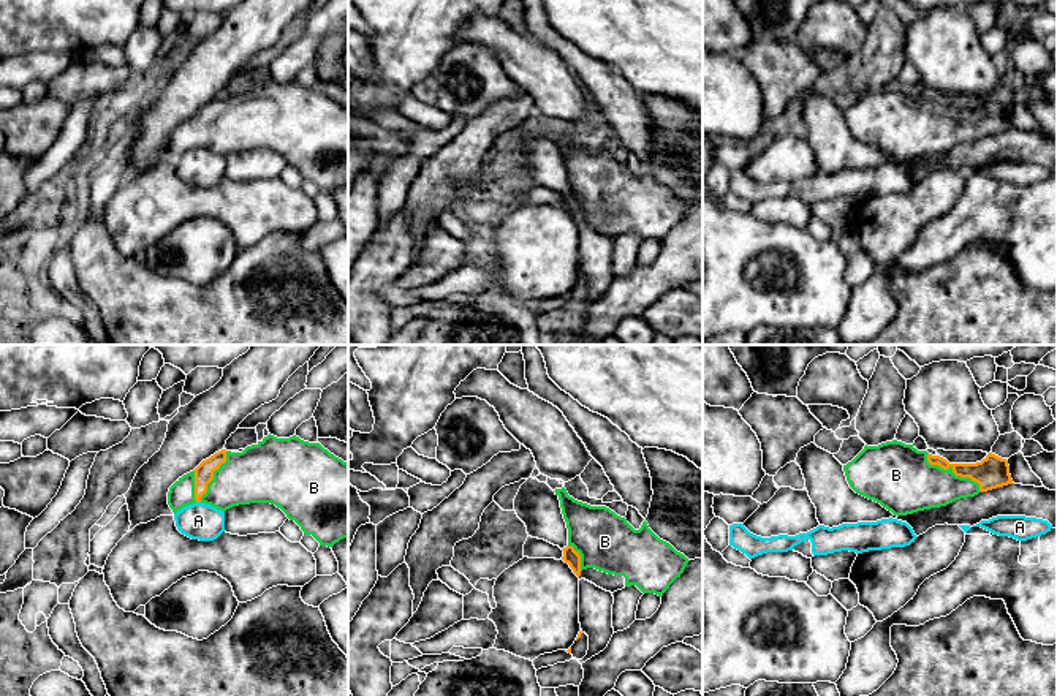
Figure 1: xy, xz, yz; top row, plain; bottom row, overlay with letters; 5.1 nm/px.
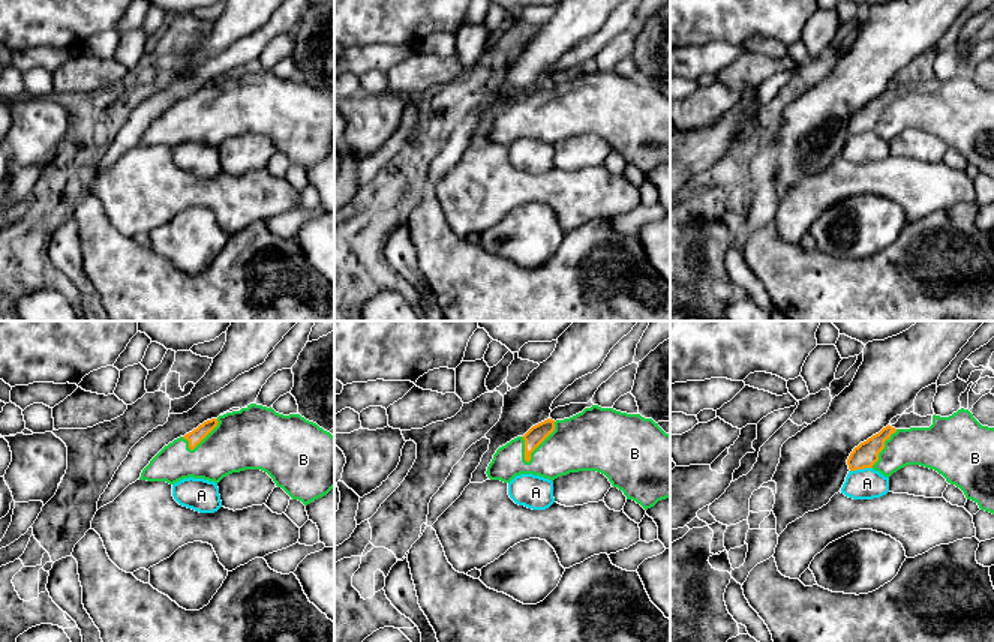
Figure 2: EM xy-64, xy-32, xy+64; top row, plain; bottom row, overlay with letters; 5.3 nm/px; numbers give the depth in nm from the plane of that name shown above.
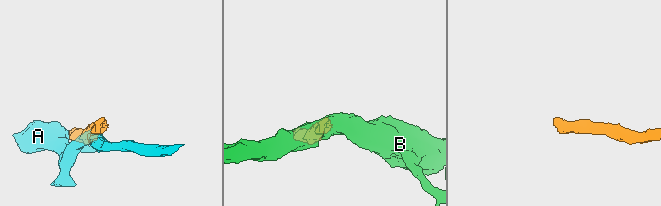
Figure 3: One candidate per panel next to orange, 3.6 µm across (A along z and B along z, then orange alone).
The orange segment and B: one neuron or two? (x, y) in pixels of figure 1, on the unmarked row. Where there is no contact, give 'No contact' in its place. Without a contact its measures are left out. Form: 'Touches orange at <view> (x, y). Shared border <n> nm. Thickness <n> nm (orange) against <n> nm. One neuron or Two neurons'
Touches orange at yz (953, 117). Shared border 340 nm. Thickness 160 nm (orange) against 320 nm. One neuron

